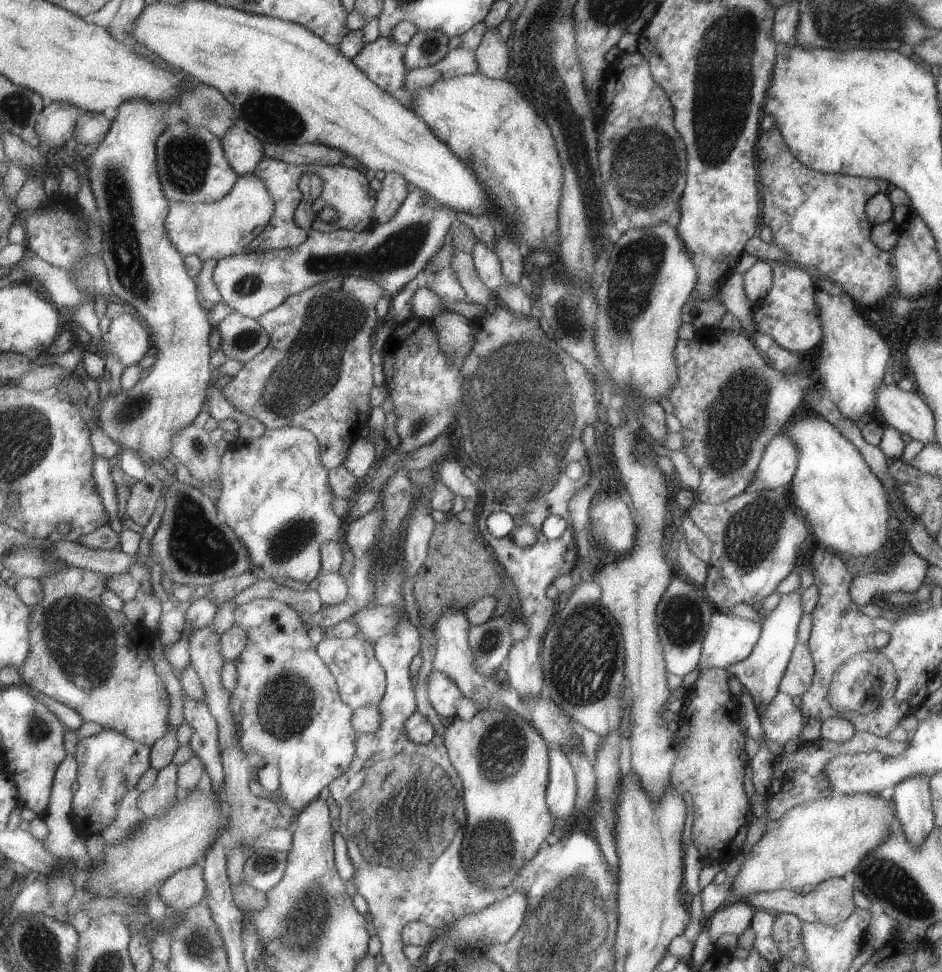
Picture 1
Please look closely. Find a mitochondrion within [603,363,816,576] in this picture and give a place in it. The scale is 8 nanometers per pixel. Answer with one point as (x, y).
(747, 534)

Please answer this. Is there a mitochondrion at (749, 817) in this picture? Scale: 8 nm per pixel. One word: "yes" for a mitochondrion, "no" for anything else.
no

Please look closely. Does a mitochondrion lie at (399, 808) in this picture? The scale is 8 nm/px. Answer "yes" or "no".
yes

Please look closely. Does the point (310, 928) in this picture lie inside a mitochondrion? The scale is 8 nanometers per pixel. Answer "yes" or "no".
yes

